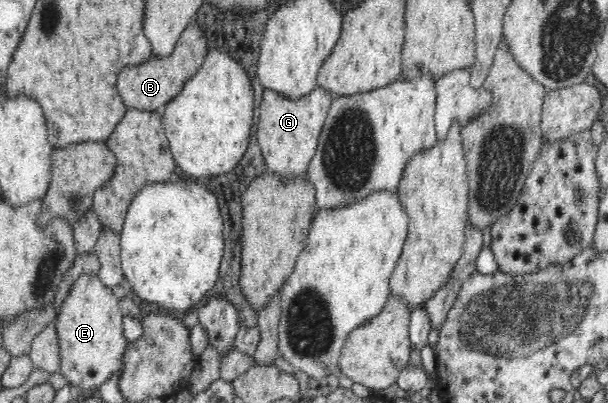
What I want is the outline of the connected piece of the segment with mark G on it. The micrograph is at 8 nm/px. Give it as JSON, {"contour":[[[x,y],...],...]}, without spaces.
{"contour":[[[317,85],[308,95],[296,101],[286,99],[283,95],[265,88],[262,97],[257,141],[266,167],[278,177],[285,179],[304,175],[316,153],[318,139],[332,105],[333,95]]]}

